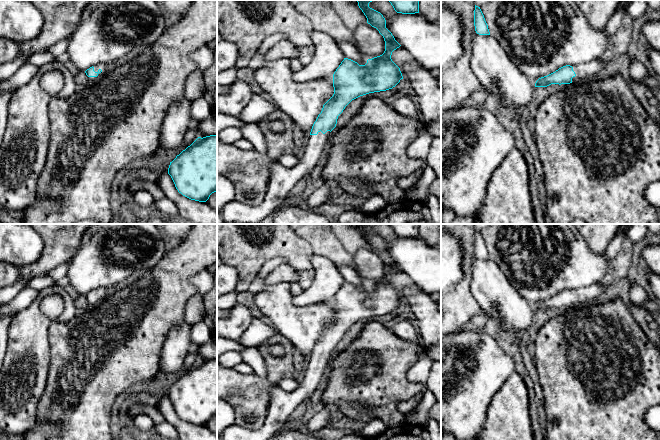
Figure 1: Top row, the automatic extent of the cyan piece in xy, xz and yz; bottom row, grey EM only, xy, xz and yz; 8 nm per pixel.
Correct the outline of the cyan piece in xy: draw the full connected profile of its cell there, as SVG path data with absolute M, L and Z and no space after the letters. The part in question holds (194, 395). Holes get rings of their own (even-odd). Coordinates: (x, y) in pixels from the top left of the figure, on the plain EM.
M217 358L198 361L170 386L168 398L183 420L206 426L217 415Z

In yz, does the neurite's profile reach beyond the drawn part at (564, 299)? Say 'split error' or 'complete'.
split error

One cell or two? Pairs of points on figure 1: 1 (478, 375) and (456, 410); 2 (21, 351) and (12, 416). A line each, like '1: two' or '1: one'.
1: one
2: one

